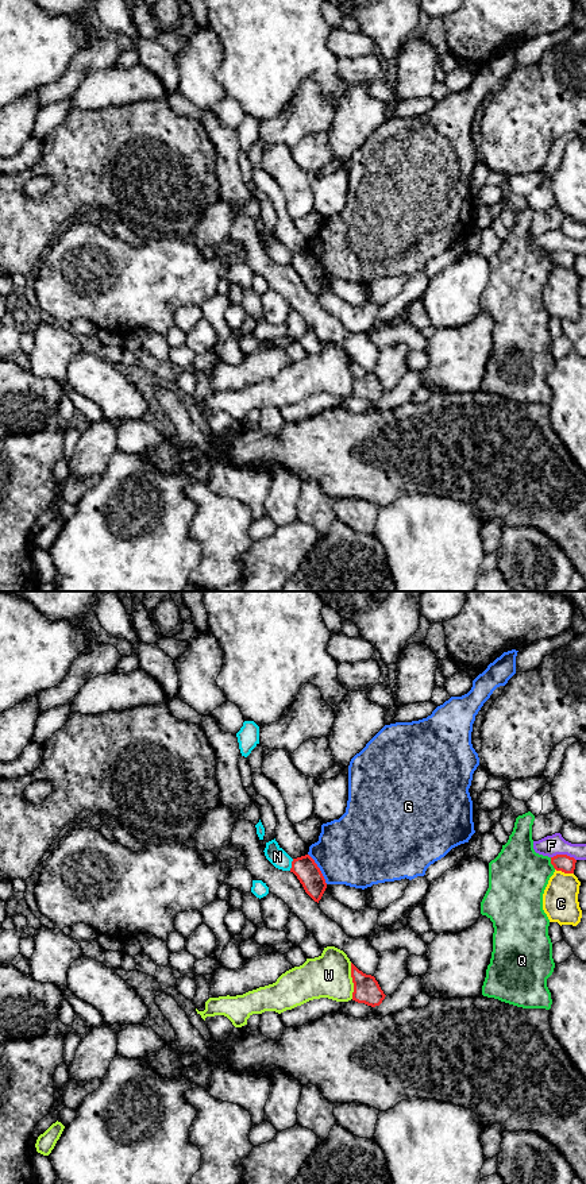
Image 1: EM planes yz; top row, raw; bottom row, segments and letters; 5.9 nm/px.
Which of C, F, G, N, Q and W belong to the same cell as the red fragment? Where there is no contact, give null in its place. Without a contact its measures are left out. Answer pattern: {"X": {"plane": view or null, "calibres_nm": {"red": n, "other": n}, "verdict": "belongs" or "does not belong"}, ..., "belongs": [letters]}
{"C": {"plane": "yz", "calibres_nm": {"red": 100, "other": 220}, "verdict": "does not belong"}, "F": {"plane": "yz", "calibres_nm": {"red": 100, "other": 130}, "verdict": "does not belong"}, "G": {"plane": "yz", "calibres_nm": {"red": 140, "other": 420}, "verdict": "does not belong"}, "N": {"plane": "yz", "calibres_nm": {"red": 140, "other": 110}, "verdict": "does not belong"}, "Q": {"plane": "yz", "calibres_nm": {"red": 100, "other": 360}, "verdict": "does not belong"}, "W": {"plane": "yz", "calibres_nm": {"red": 160, "other": 260}, "verdict": "does not belong"}, "belongs": []}

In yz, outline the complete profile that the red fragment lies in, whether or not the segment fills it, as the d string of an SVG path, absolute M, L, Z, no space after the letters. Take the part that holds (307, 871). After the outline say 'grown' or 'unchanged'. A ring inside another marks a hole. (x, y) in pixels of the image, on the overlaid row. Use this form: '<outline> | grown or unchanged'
M309 855L293 859L290 872L297 876L305 892L319 903L327 883L315 860Z | unchanged

